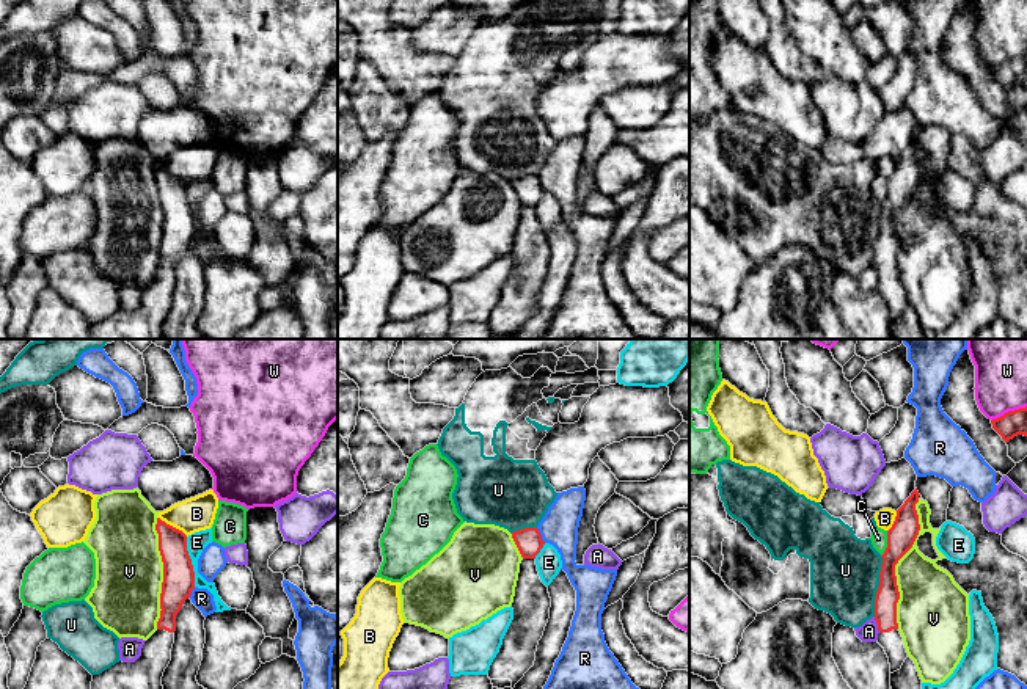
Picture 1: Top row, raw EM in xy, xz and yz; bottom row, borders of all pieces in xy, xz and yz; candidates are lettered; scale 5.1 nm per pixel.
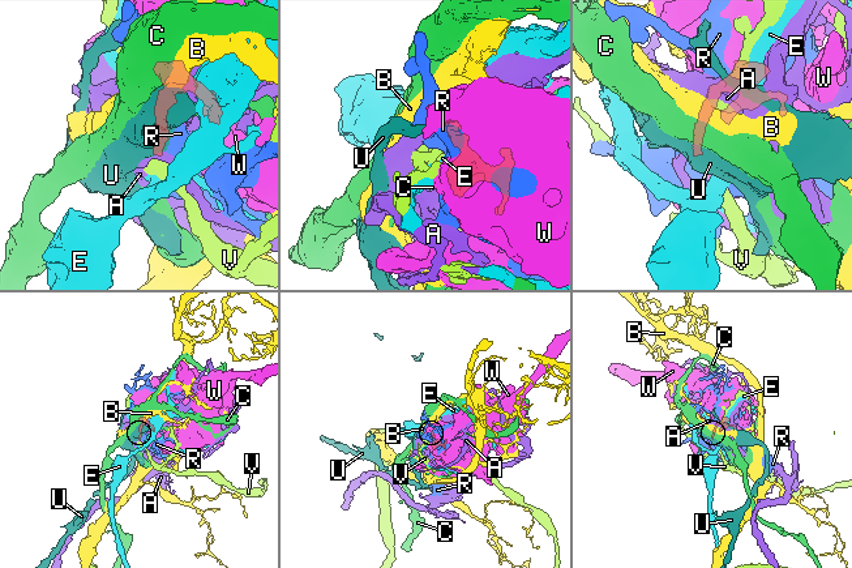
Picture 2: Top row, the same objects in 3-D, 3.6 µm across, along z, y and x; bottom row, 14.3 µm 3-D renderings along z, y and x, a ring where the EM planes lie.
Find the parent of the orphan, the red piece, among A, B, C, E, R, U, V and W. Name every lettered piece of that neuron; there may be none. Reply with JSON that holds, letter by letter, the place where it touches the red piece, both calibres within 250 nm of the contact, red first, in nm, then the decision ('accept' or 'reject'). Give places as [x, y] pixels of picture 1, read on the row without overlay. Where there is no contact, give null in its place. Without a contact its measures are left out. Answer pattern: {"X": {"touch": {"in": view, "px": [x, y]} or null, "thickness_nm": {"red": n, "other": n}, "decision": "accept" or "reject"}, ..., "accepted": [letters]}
{"A": {"touch": {"in": "yz", "px": [878, 273]}, "thickness_nm": {"red": 120, "other": 100}, "decision": "reject"}, "B": {"touch": {"in": "xy", "px": [171, 174]}, "thickness_nm": {"red": 160, "other": 180}, "decision": "reject"}, "C": {"touch": {"in": "yz", "px": [888, 192]}, "thickness_nm": {"red": 140, "other": 80}, "decision": "reject"}, "E": {"touch": {"in": "xy", "px": [190, 211]}, "thickness_nm": {"red": 160, "other": 100}, "decision": "reject"}, "R": {"touch": {"in": "xz", "px": [540, 184]}, "thickness_nm": {"red": 140, "other": 190}, "decision": "reject"}, "U": {"touch": {"in": "yz", "px": [880, 234]}, "thickness_nm": {"red": 130, "other": 360}, "decision": "reject"}, "V": {"touch": {"in": "yz", "px": [897, 211]}, "thickness_nm": {"red": 140, "other": 320}, "decision": "reject"}, "W": {"touch": {"in": "yz", "px": [1008, 60]}, "thickness_nm": {"red": 130, "other": 280}, "decision": "reject"}, "accepted": []}

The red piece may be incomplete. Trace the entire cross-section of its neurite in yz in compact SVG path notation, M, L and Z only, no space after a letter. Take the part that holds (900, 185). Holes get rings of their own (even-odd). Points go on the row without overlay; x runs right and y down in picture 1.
M917 137L897 159L895 170L887 179L887 196L884 199L879 220L879 235L875 246L875 268L878 272L878 292L884 297L890 322L901 317L908 306L903 286L897 272L897 251L900 240L897 234L895 213L912 196L919 179L919 163L916 152L919 151Z

